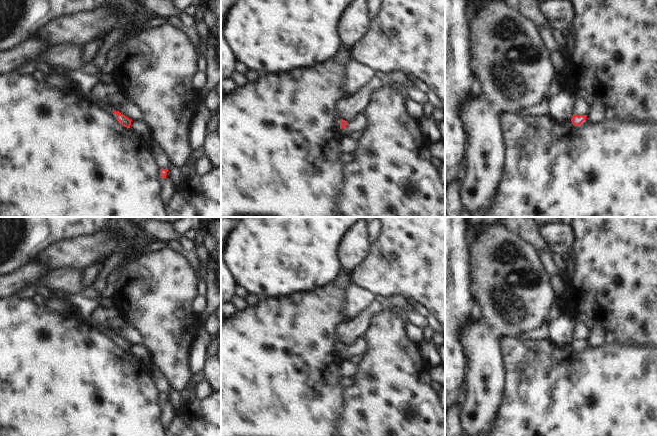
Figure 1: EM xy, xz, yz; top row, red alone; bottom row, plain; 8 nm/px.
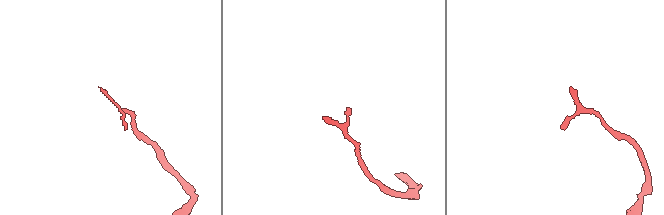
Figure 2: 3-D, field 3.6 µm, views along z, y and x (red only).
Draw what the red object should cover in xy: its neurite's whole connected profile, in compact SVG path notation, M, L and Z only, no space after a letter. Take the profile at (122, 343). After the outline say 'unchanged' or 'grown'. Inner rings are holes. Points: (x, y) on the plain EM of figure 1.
M113 334L113 337L116 338L116 344L124 351L130 352L132 344L121 338L119 335Z; unchanged

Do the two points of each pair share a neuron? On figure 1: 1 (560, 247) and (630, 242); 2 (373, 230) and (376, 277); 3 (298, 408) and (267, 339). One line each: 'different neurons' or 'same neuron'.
1: different neurons
2: different neurons
3: same neuron

